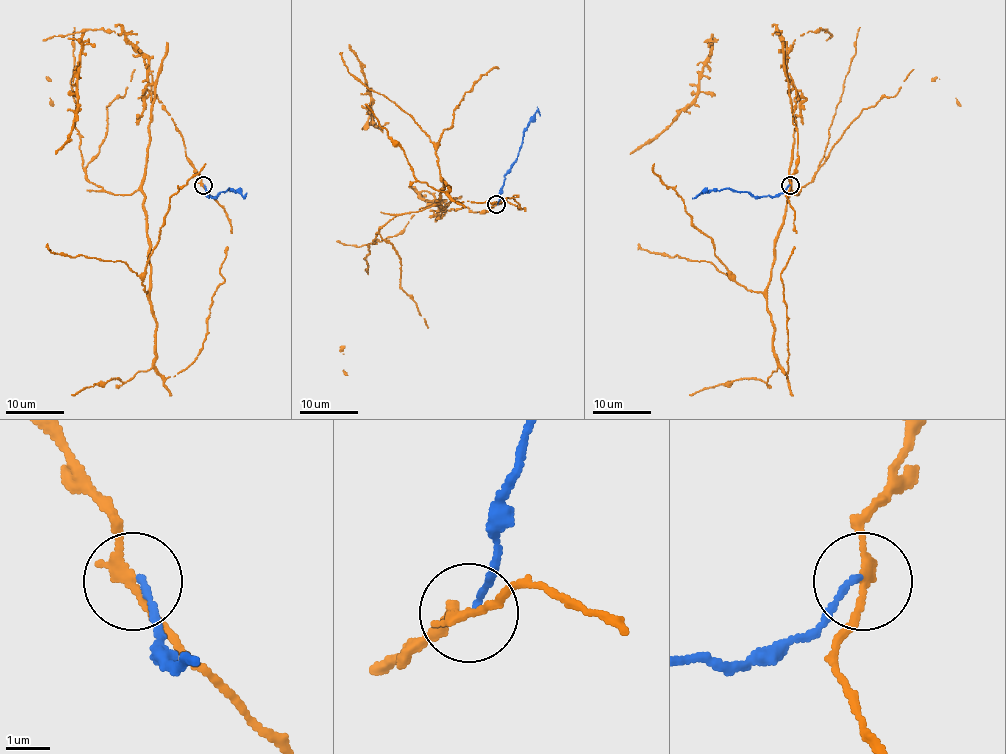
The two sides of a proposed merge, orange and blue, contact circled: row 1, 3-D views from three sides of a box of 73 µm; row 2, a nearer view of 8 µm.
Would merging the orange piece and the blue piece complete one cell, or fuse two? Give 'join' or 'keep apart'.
keep apart

